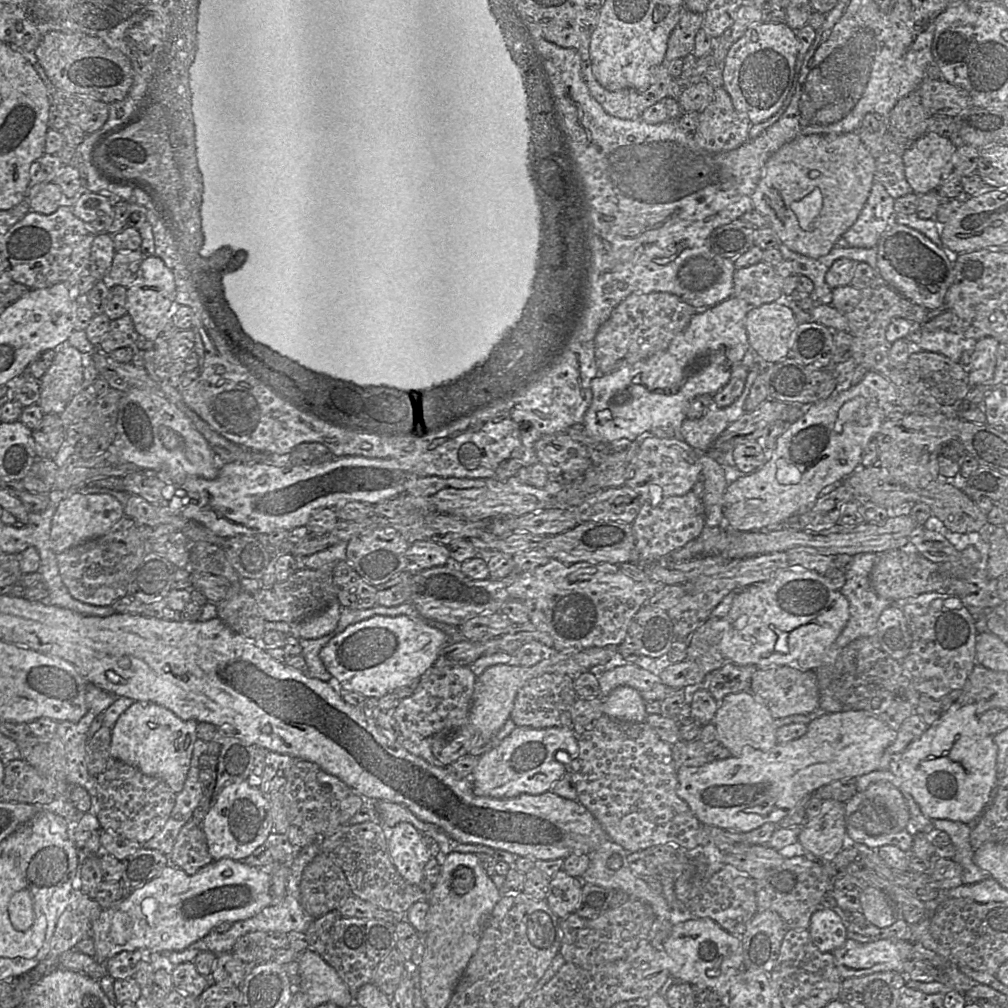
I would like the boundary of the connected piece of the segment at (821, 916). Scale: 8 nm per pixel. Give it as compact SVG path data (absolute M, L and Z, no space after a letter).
M818 909L808 928L813 944L823 953L832 953L848 939L844 919L834 909Z

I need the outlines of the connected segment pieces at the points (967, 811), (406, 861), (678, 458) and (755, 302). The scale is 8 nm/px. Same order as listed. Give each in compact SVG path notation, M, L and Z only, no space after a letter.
M954 704L928 726L908 750L898 759L891 761L889 770L900 779L902 786L899 790L909 792L929 819L949 819L969 823L985 807L997 781L997 753L998 747L993 735L980 722L974 704Z
M400 822L388 830L389 857L397 872L412 885L424 880L424 868L431 859L421 834L406 822Z
M646 435L639 441L636 456L626 470L626 483L623 486L632 488L642 499L642 505L650 500L650 486L661 488L664 498L682 496L692 490L702 478L702 465L699 453L680 437L664 439Z
M765 262L736 269L733 276L733 296L753 307L783 301L781 277L776 267Z

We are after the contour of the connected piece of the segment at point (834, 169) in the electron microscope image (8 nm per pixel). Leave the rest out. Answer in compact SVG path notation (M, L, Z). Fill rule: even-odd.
M857 132L812 134L784 144L765 164L752 195L756 211L769 220L769 227L791 251L817 259L826 256L838 239L857 221L875 181L876 160Z

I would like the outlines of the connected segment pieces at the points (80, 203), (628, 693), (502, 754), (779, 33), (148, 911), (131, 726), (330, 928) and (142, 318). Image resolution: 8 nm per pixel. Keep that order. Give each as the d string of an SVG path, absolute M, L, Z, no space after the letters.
M82 191L71 206L72 213L91 230L93 234L108 233L114 211L109 200L98 193Z
M619 686L603 699L603 712L612 718L628 722L644 722L648 715L646 702L637 690Z
M517 726L510 735L497 741L497 745L479 757L470 777L473 792L477 796L506 799L520 794L539 795L550 791L567 772L566 766L556 759L558 751L567 752L572 760L578 758L579 745L573 729Z
M759 23L735 42L723 62L723 88L736 110L756 125L772 117L792 86L799 53L796 31L786 23Z
M230 859L213 861L194 875L187 875L169 863L158 876L128 893L119 904L103 909L92 922L95 959L105 964L123 951L182 951L220 923L246 920L271 906L274 902L270 884L268 868L251 867Z
M134 701L112 728L109 754L111 758L134 767L146 776L160 779L177 794L183 789L189 770L197 739L196 727L196 721L183 721L162 706Z
M336 911L314 919L305 935L308 950L316 952L335 969L353 997L364 984L373 983L377 965L395 948L394 924L377 919L345 917Z
M140 249L135 251L116 251L112 265L102 280L109 288L114 285L127 287L126 313L132 318L136 332L147 340L158 338L172 318L171 306L176 298L174 275L162 259L157 256L145 257Z

